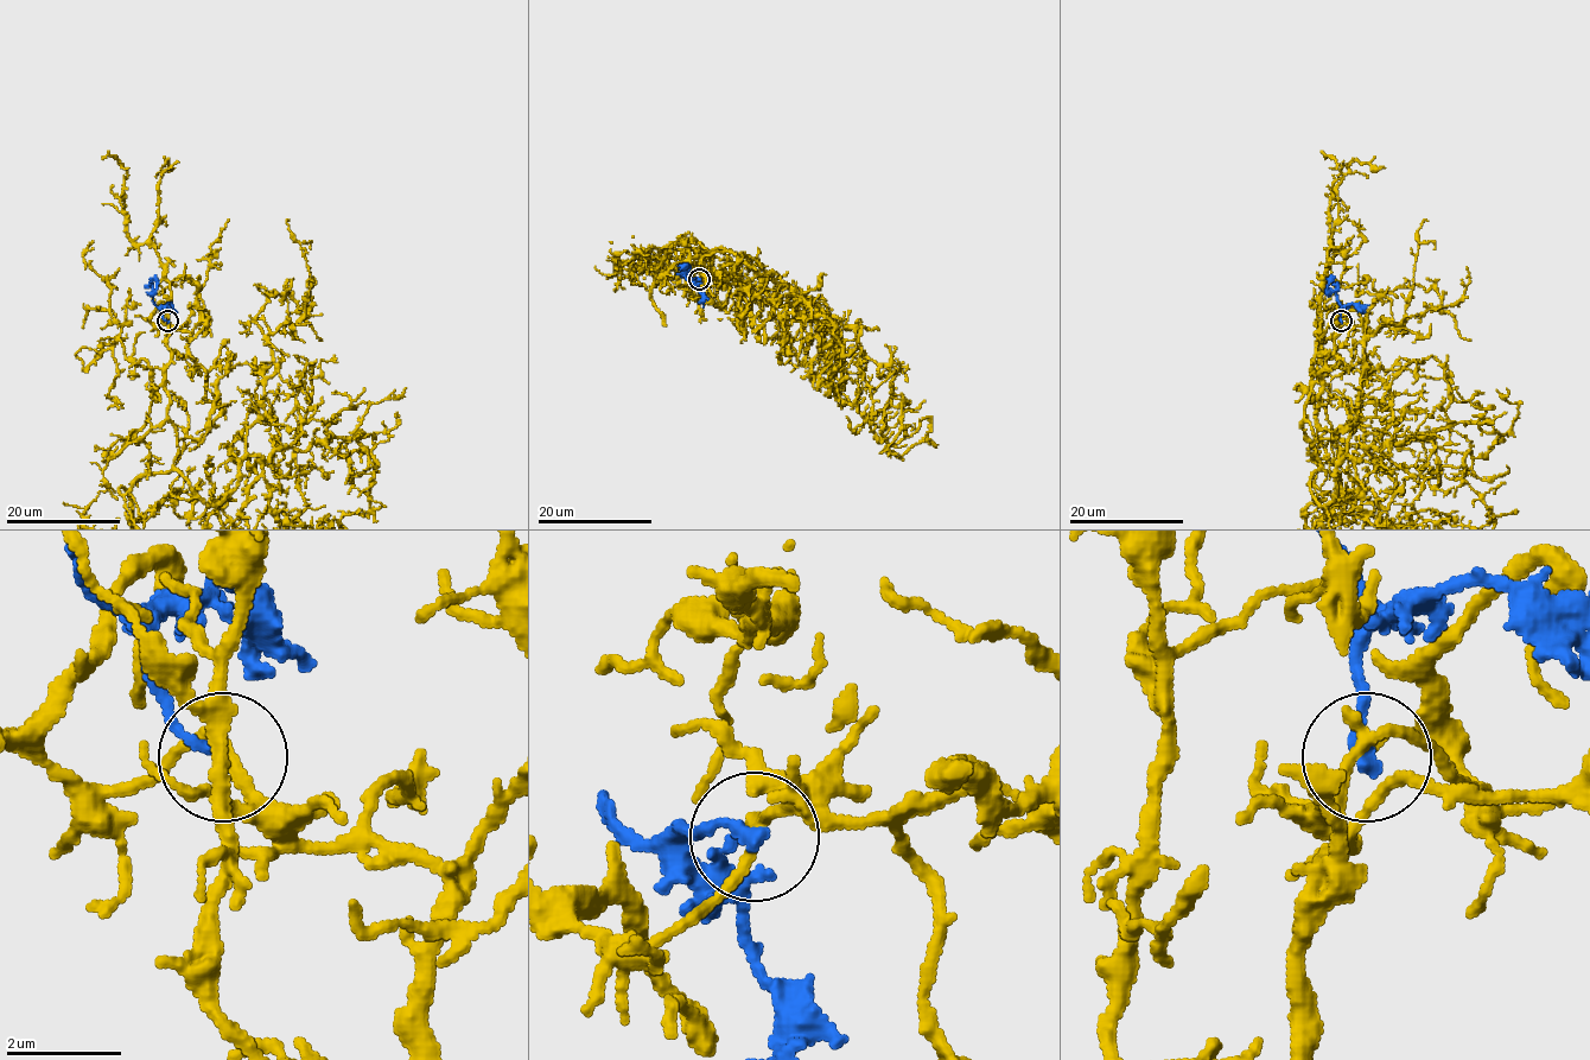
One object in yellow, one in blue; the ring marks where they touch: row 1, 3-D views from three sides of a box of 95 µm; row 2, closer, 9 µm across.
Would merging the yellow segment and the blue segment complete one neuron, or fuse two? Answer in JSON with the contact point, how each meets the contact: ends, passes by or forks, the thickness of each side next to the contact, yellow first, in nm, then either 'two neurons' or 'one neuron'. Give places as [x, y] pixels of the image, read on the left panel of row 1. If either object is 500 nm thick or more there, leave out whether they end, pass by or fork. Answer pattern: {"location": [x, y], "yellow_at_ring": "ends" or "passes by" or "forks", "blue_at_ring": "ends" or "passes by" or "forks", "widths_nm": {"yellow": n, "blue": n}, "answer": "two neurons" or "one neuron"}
{"location": [167, 321], "yellow_at_ring": "passes by", "blue_at_ring": "ends", "widths_nm": {"yellow": 220, "blue": 200}, "answer": "two neurons"}

